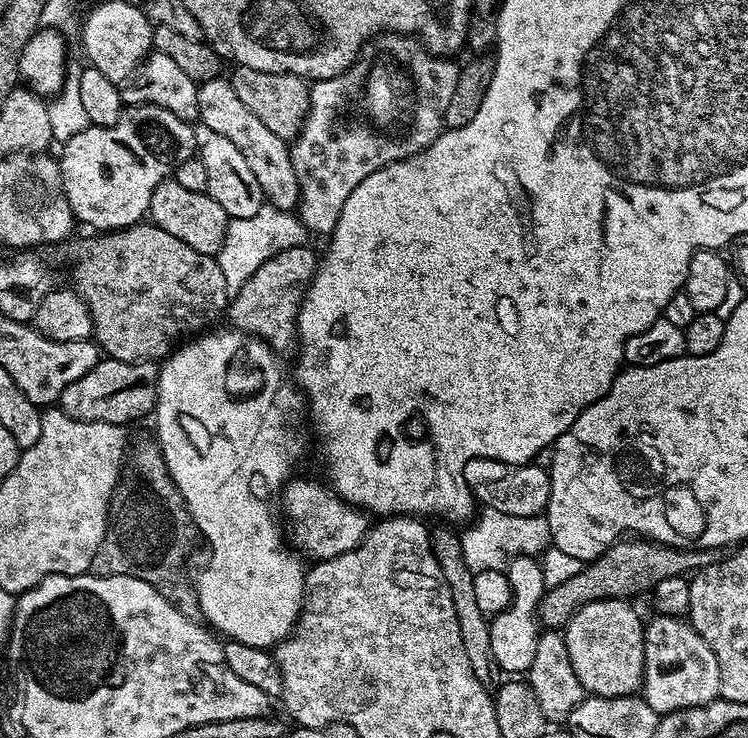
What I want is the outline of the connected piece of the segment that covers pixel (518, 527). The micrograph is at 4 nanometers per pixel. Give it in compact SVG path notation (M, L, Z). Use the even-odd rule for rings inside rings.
M487 506L481 507L481 509L475 519L465 527L469 528L465 532L459 533L462 558L472 573L495 568L503 569L506 558L517 556L536 558L549 549L552 535L547 515L518 518L516 514L502 514L502 510L494 510Z

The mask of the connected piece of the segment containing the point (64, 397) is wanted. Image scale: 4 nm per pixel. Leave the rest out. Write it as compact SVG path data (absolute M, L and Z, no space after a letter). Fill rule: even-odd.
M102 358L89 372L82 374L78 382L70 382L66 390L62 390L58 401L61 412L65 412L74 420L101 420L107 424L127 425L127 420L136 420L153 411L156 406L156 373L157 365L152 362L137 362L127 364L121 360Z

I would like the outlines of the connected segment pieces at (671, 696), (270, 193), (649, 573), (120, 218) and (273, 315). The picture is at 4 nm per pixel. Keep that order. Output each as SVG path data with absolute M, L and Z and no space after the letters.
M658 614L643 627L643 668L640 687L641 697L647 701L658 716L678 709L698 708L717 699L718 668L713 652L692 628L692 625L679 617L670 614Z
M217 78L205 80L198 88L198 106L200 107L199 123L203 127L214 130L222 138L228 138L242 150L242 158L246 158L246 166L258 178L258 186L262 190L265 201L278 211L291 213L300 202L300 187L296 178L296 171L292 166L292 153L289 145L278 134L266 130L246 106L234 94L231 83L227 79Z
M628 538L607 548L596 560L585 563L574 577L547 589L536 608L535 617L545 629L560 630L585 603L600 599L633 598L632 596L638 595L639 592L648 594L663 579L695 573L699 569L716 564L720 559L722 552L718 548L673 550L640 538Z
M132 106L121 111L118 122L109 128L87 127L84 132L75 134L68 143L63 145L64 153L58 156L60 169L60 187L64 201L73 217L96 230L119 230L139 224L148 216L150 198L157 188L169 179L170 164L160 156L168 156L176 148L176 140L160 124L177 123L174 114L165 108L151 106Z
M307 246L291 248L269 258L265 264L243 284L235 289L226 309L226 320L237 332L246 332L250 336L259 336L265 342L275 341L280 332L280 340L284 344L293 343L296 335L296 316L300 312L300 304L308 285L312 283L312 275L316 273L318 256Z

